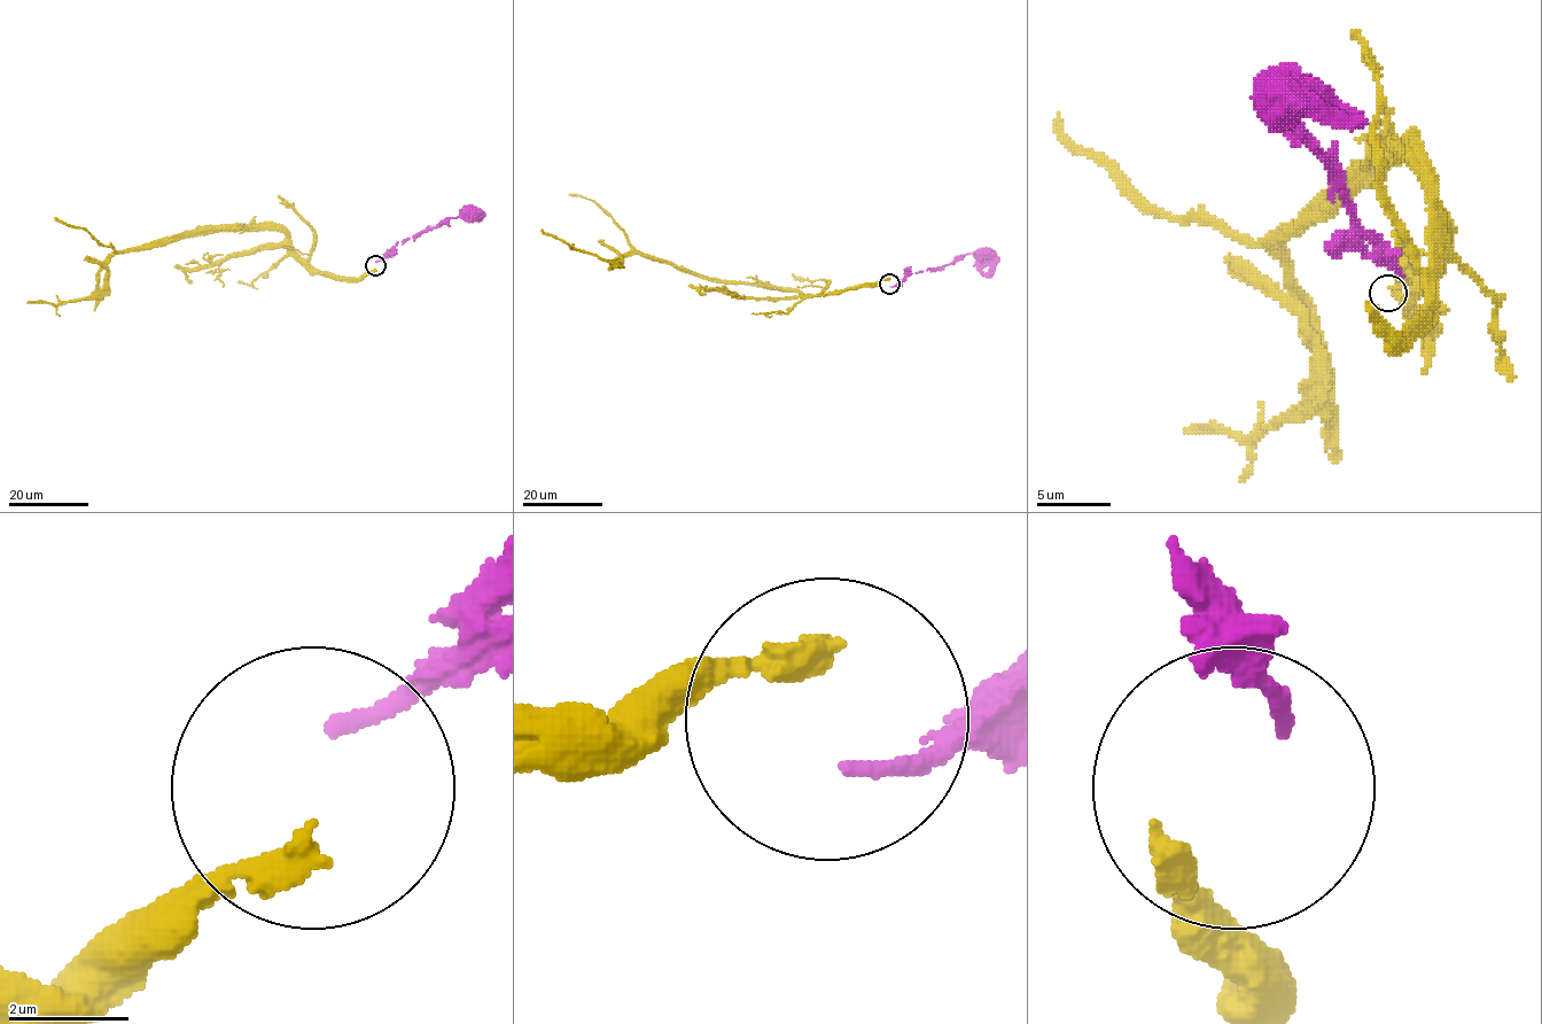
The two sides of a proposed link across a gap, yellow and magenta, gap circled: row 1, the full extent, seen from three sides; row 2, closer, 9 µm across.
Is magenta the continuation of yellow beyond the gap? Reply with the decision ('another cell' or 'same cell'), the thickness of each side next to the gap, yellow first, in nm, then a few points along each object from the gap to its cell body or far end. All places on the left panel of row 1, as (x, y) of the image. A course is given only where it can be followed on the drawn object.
another cell | 550/280 nm | yellow via (374, 269), (334, 277), (282, 232), (212, 231), (116, 251), (87, 297), (28, 302) | magenta via (375, 262), (398, 241), (439, 227), (451, 218), (470, 217), (474, 214), (470, 211)

